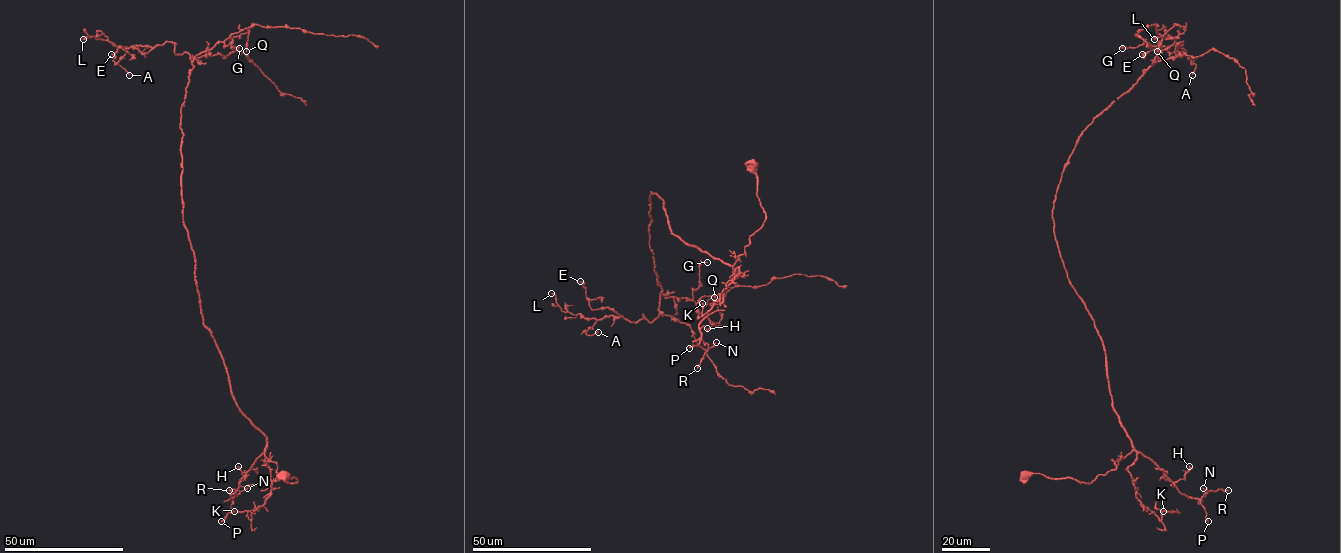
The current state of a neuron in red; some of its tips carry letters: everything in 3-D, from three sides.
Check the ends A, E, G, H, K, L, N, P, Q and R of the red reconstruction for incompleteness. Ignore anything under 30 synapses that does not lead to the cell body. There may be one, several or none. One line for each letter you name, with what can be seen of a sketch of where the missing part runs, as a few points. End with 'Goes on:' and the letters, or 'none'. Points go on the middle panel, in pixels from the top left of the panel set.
L: course (551, 293), (537, 290), (528, 281), (498, 278), (481, 270)
Goes on: L

